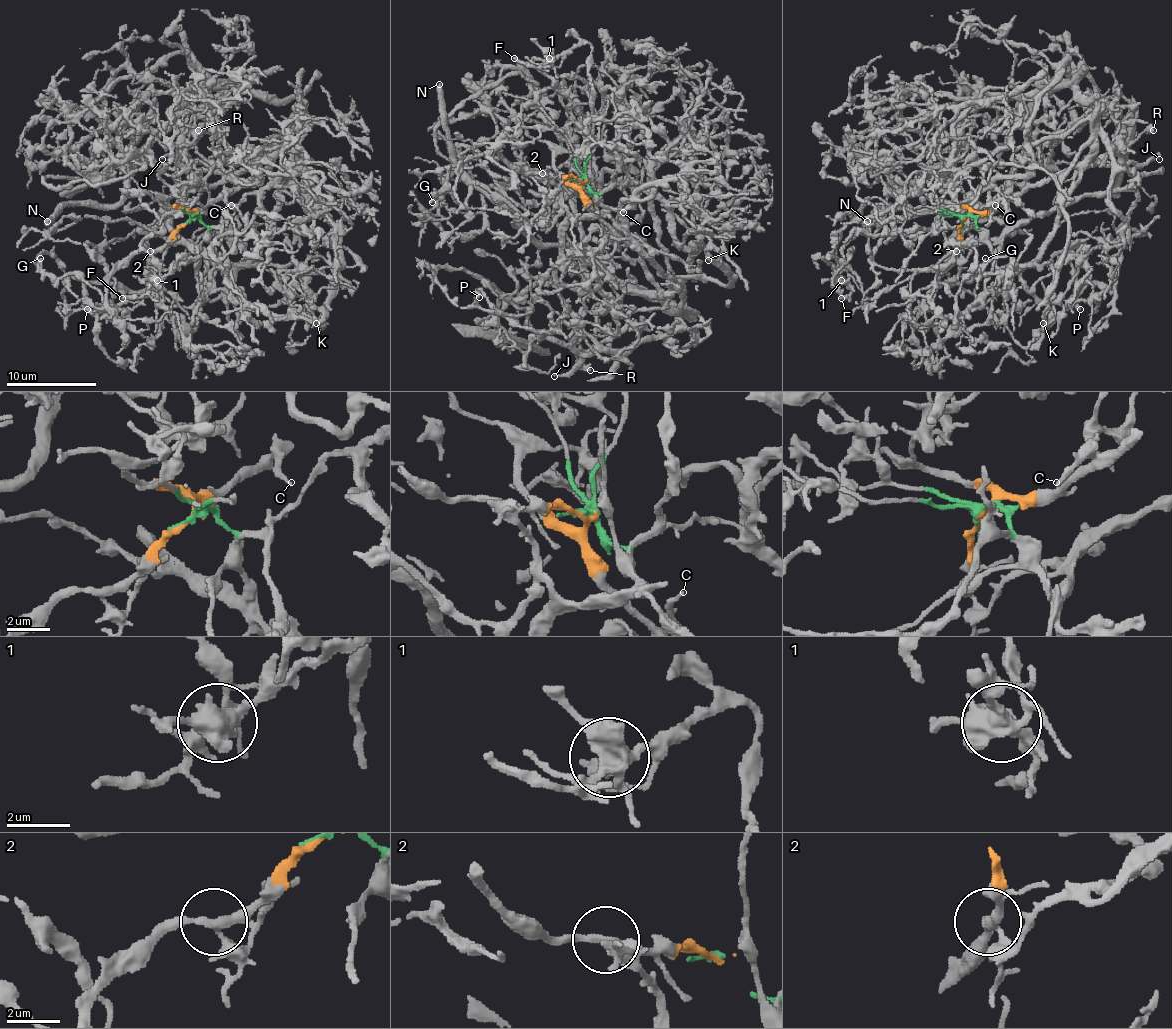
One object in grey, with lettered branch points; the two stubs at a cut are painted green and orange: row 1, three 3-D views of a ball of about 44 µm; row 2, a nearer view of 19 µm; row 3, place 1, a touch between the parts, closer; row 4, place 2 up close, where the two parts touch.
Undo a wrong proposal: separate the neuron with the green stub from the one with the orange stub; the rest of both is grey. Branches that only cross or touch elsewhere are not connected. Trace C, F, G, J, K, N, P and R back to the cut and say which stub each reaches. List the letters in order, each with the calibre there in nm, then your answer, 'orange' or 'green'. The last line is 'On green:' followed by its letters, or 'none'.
C: 200 nm | orange
F: 240 nm | green
G: 240 nm | orange
J: 170 nm | orange
K: 170 nm | orange
N: 480 nm | green
P: 420 nm | green
R: 420 nm | orange
On green: F, N, P

